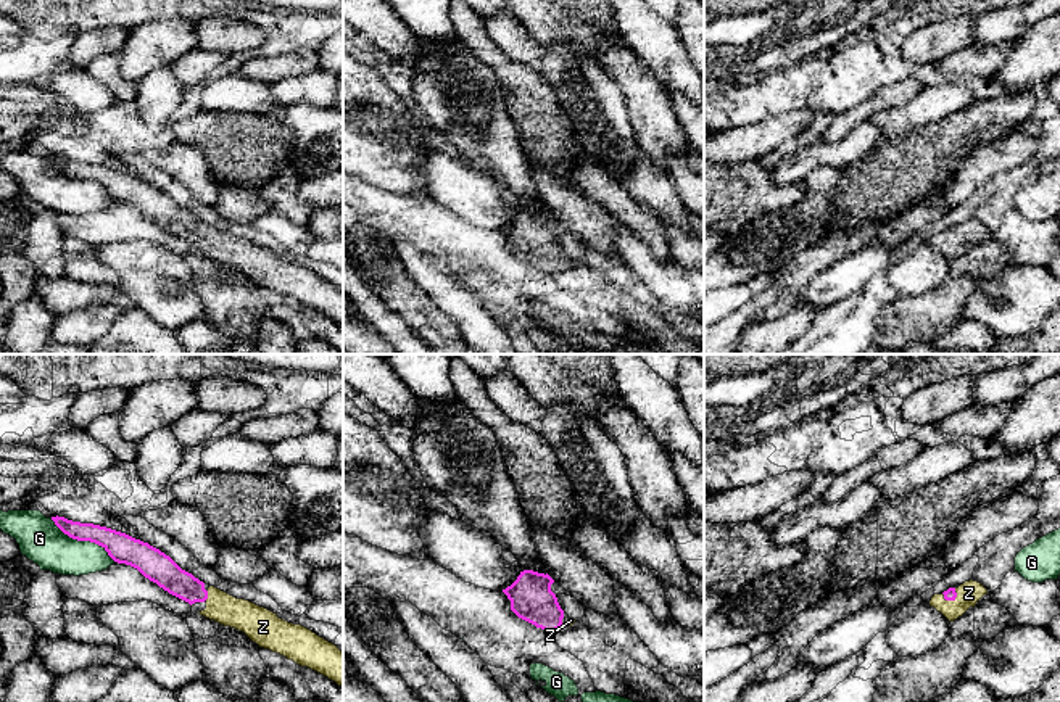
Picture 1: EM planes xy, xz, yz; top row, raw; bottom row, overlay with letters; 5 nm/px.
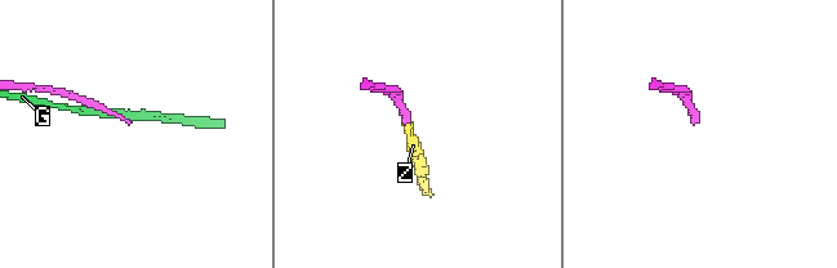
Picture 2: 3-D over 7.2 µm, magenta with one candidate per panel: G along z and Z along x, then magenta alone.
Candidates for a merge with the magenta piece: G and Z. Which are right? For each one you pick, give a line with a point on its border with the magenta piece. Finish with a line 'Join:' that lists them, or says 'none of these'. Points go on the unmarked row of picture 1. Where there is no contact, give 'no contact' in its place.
Z: contact xy (207, 235)
Join: Z

